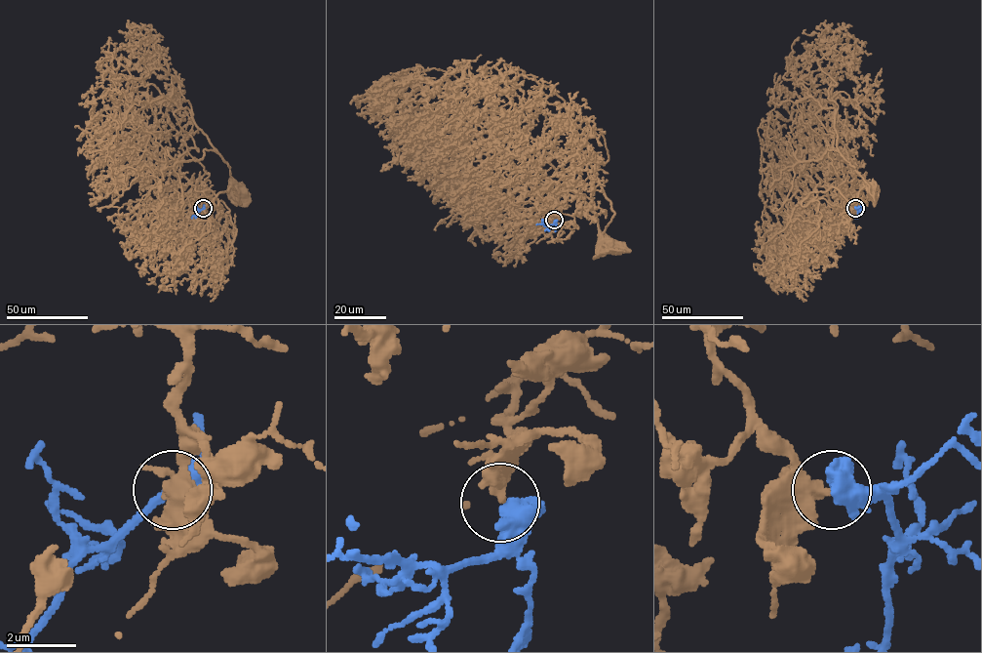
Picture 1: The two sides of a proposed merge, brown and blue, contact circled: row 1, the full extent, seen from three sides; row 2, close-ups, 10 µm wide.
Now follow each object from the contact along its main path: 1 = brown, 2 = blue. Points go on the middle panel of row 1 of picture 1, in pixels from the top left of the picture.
1: (554, 220), (564, 192), (507, 157), (575, 192), (523, 112), (515, 183), (573, 135), (608, 247)
2: (554, 220), (550, 224), (536, 224)

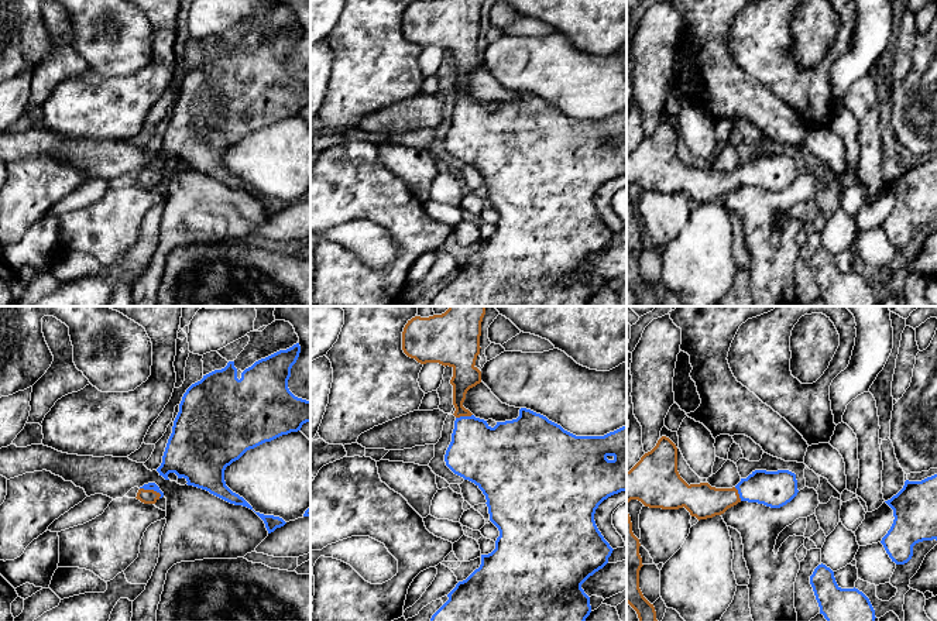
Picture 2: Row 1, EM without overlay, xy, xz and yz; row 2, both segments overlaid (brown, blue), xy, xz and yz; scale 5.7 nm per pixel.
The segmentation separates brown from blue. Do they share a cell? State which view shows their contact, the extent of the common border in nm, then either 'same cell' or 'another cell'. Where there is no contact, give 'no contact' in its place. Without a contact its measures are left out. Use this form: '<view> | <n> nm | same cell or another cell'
xy | 140 nm | same cell

